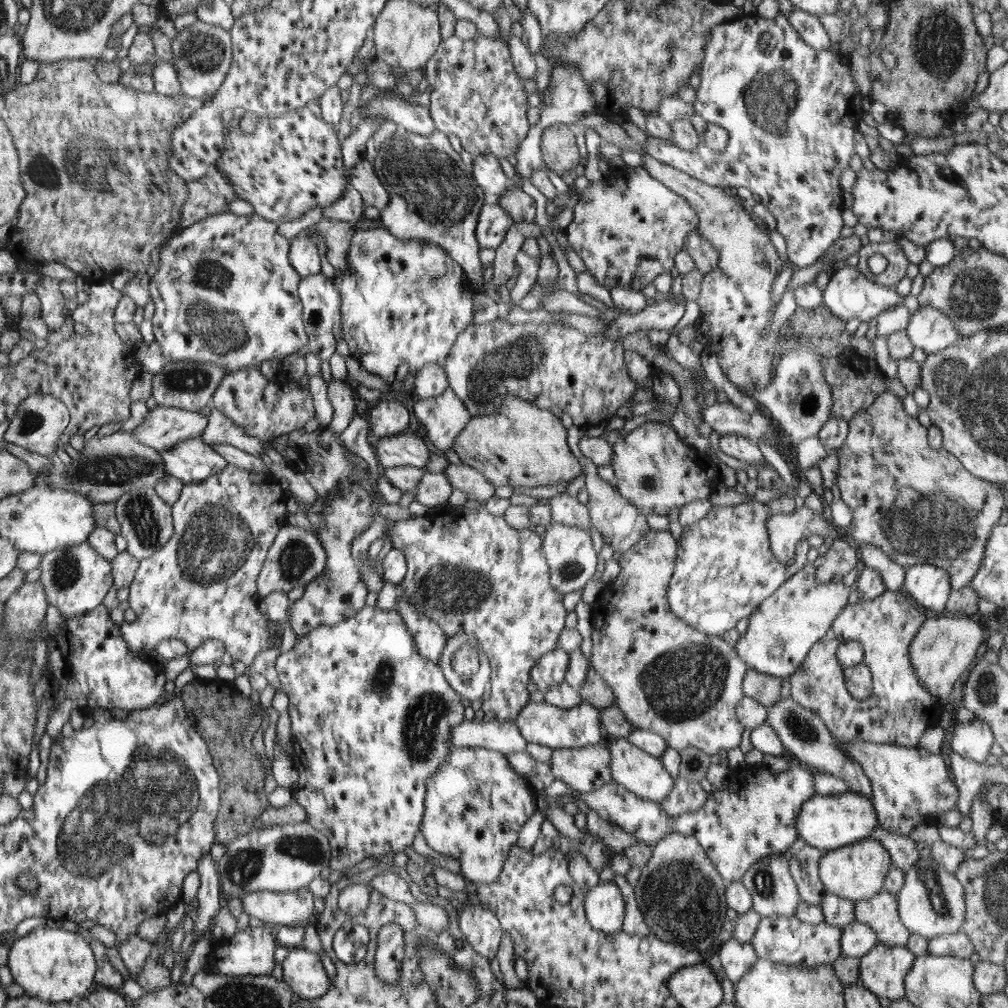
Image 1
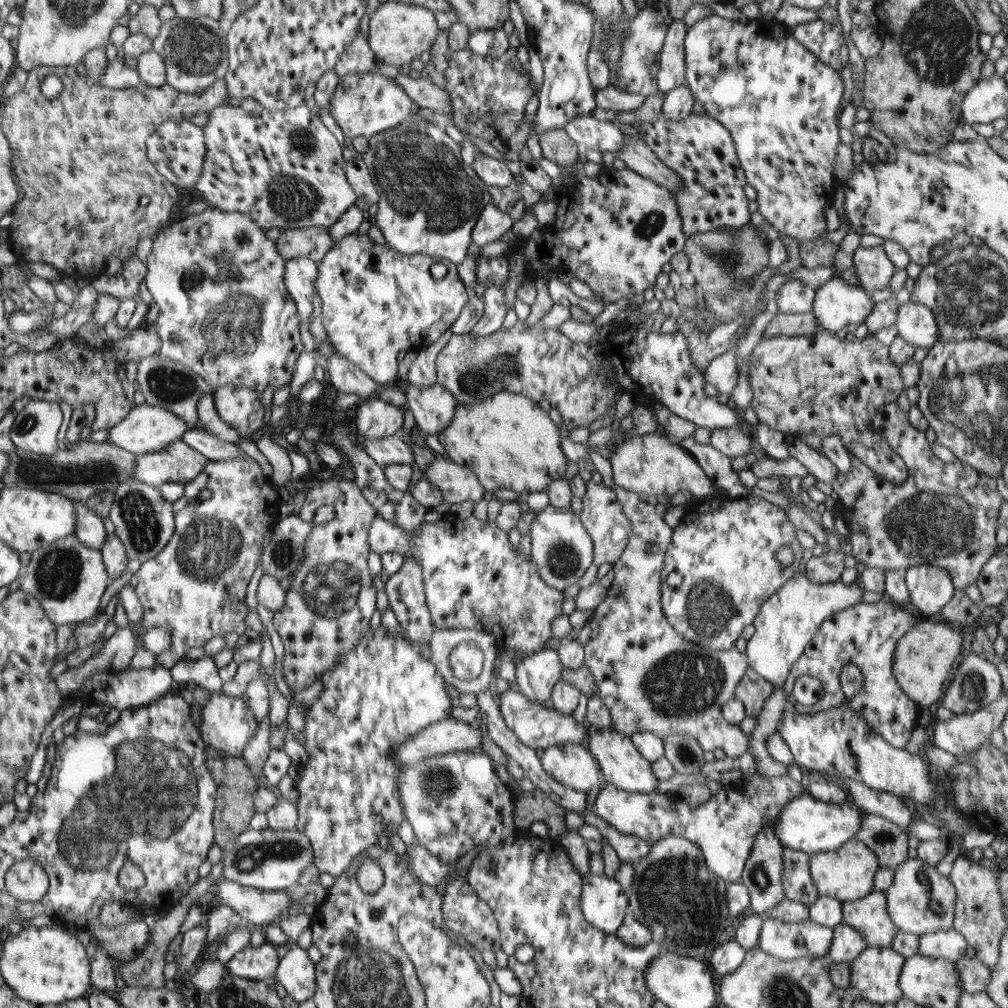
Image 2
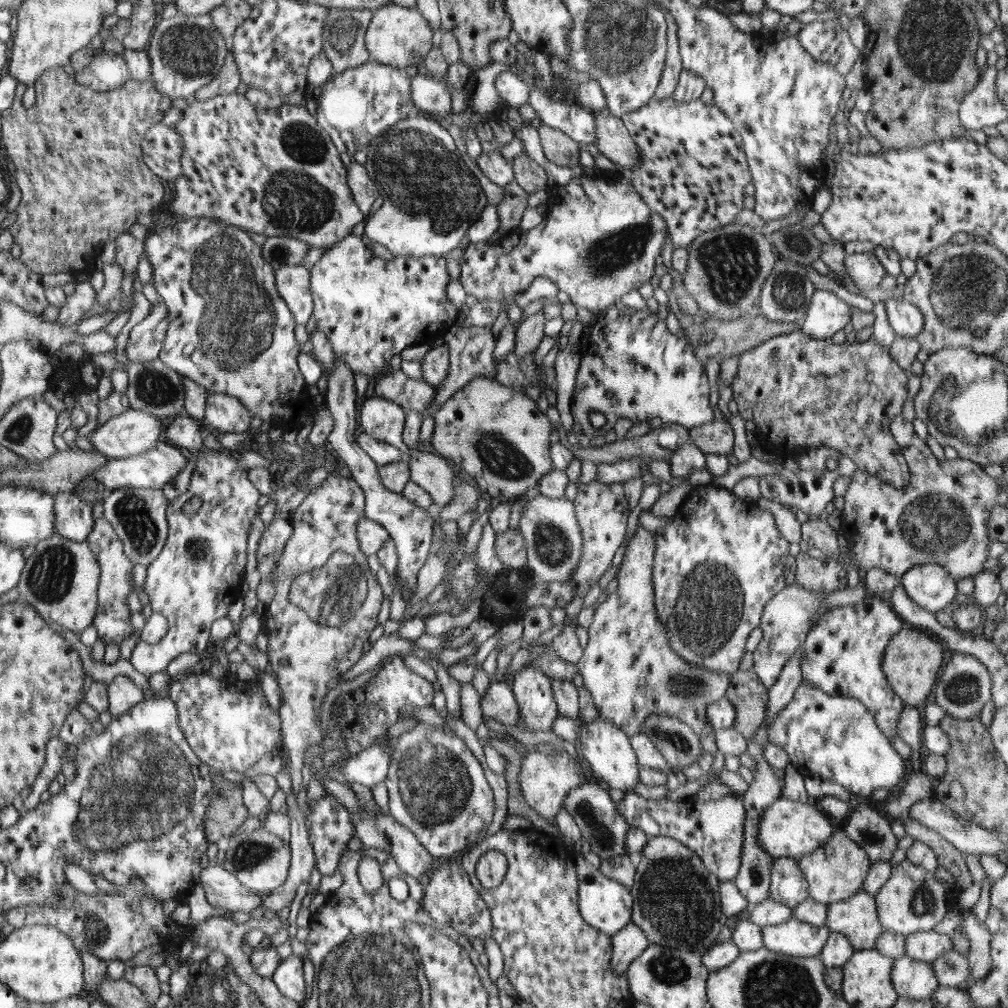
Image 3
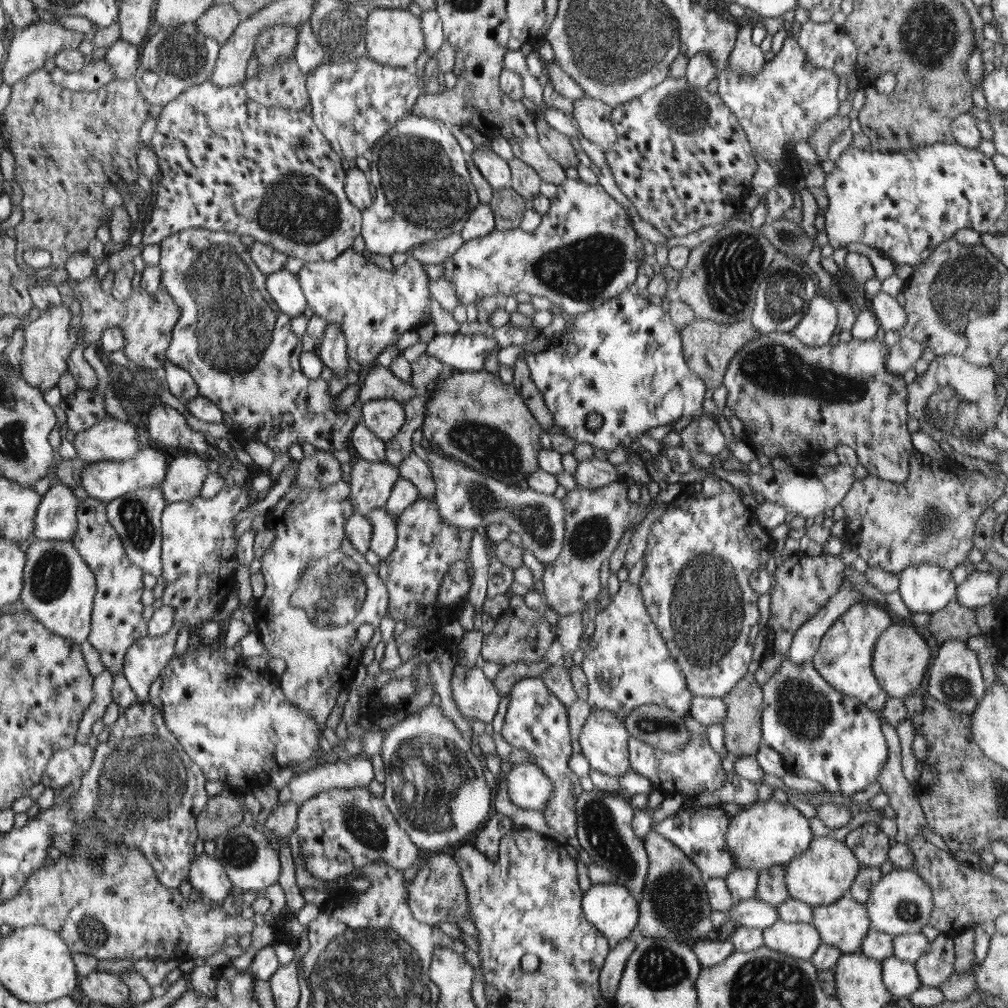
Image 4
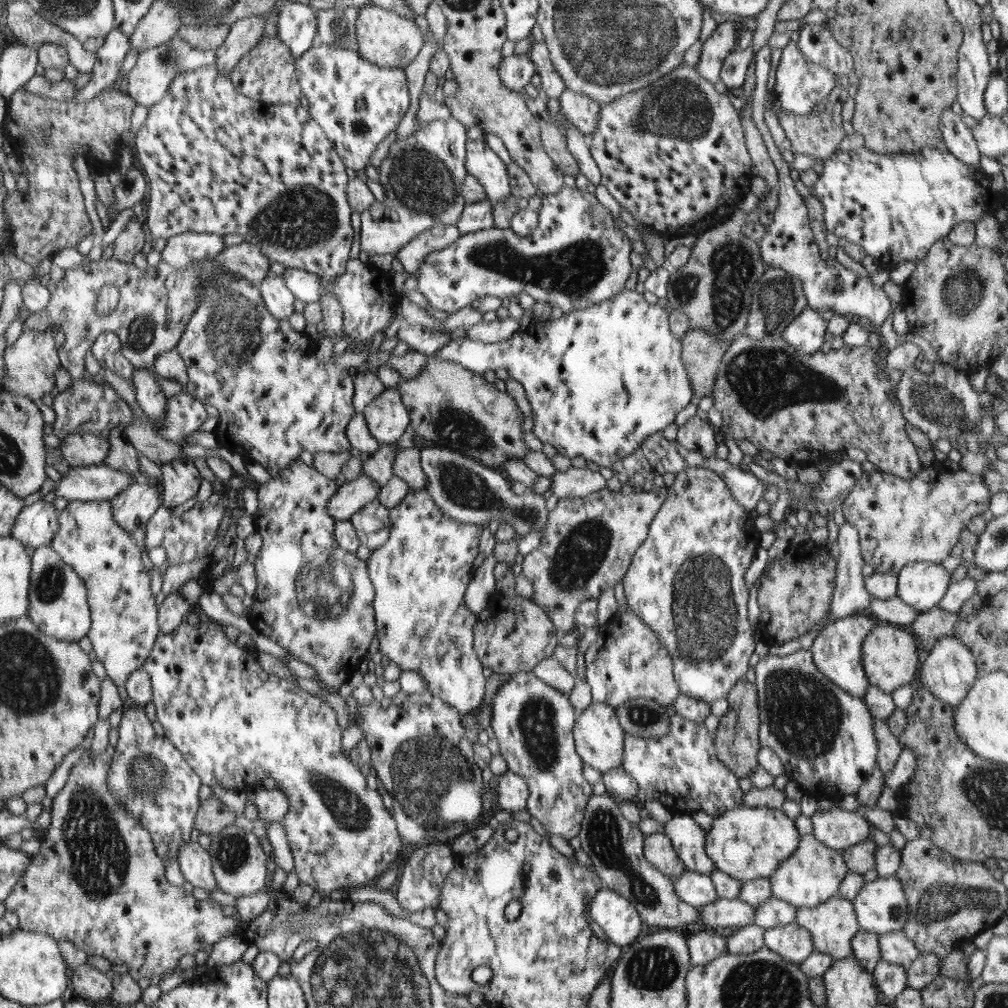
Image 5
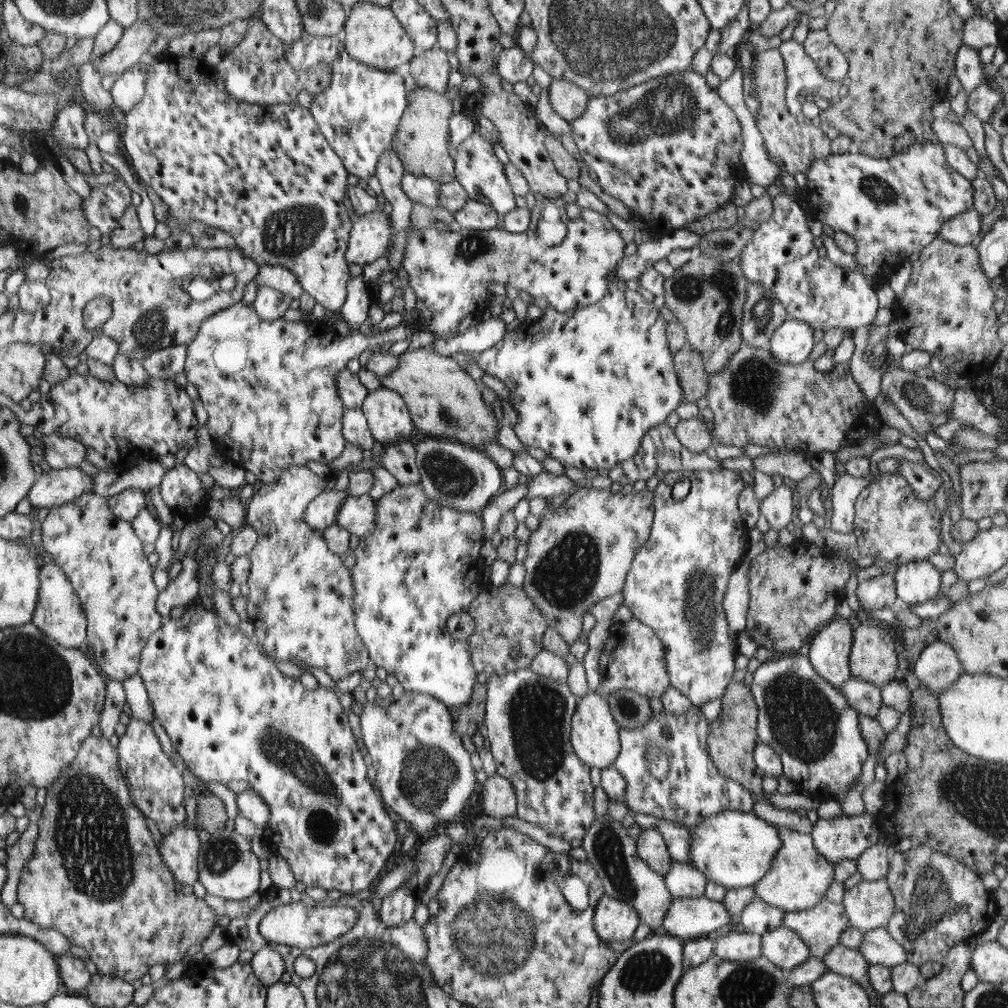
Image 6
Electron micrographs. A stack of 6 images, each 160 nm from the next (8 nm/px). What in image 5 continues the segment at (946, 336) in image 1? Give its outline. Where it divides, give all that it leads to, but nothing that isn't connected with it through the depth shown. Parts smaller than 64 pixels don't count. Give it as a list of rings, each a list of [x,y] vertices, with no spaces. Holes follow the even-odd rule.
[[[766,44],[762,46],[755,55],[756,64],[756,88],[752,100],[752,118],[763,137],[770,159],[777,168],[779,174],[779,194],[778,206],[773,214],[773,222],[767,232],[760,240],[760,254],[764,261],[765,268],[783,268],[793,277],[798,277],[803,282],[807,306],[823,314],[826,310],[832,309],[836,315],[845,316],[852,321],[860,318],[867,318],[874,325],[882,325],[886,318],[893,312],[892,303],[888,296],[878,285],[875,285],[869,277],[859,276],[858,273],[850,271],[835,262],[825,263],[820,259],[820,251],[812,229],[810,229],[807,207],[808,203],[800,196],[794,187],[794,180],[790,177],[788,156],[780,153],[774,144],[771,133],[764,121],[764,112],[767,97],[768,74],[771,70],[771,51],[772,48]]]

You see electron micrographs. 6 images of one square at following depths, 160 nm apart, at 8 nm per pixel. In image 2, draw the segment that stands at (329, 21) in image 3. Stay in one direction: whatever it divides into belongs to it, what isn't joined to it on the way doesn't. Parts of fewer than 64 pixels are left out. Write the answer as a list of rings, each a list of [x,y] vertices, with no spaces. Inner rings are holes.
[[[357,32],[352,44],[341,54],[334,70],[336,75],[342,78],[347,75],[364,75],[372,72],[377,67],[374,52],[369,47],[369,42],[362,32]]]

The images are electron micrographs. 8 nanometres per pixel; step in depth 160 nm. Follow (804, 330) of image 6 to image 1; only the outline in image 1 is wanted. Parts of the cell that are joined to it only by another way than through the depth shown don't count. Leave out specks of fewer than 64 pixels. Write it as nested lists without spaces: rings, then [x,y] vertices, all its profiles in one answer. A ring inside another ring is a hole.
[[[845,266],[835,271],[823,290],[823,303],[834,316],[845,321],[858,318],[862,322],[869,322],[885,310],[903,304],[904,298],[904,295],[895,291],[895,287],[887,287],[869,279],[858,266]]]

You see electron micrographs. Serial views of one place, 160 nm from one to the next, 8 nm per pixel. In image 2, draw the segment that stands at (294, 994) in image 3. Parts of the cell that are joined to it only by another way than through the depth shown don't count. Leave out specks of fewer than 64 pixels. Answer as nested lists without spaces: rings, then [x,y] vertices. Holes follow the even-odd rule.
[[[298,944],[291,945],[288,952],[280,961],[279,969],[274,976],[296,1002],[301,1004],[309,1003],[317,989],[317,968],[315,963],[308,957],[307,950],[302,949]]]

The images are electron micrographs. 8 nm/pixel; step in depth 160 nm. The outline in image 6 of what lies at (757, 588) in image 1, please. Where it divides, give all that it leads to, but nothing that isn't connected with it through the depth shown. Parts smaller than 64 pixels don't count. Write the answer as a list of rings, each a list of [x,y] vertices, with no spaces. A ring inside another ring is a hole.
[[[721,468],[720,470],[679,470],[679,472],[667,473],[660,480],[659,485],[653,491],[654,495],[654,516],[653,525],[649,539],[644,543],[644,548],[638,550],[636,558],[634,558],[630,572],[628,572],[627,582],[623,588],[625,604],[632,611],[632,615],[641,624],[648,626],[663,642],[665,648],[665,660],[667,673],[670,677],[670,687],[676,688],[680,694],[686,696],[695,706],[721,700],[726,688],[733,682],[732,674],[734,674],[734,664],[736,664],[736,656],[739,653],[737,637],[736,639],[730,636],[728,630],[728,620],[726,620],[726,612],[724,612],[724,593],[728,589],[728,581],[730,577],[740,566],[741,558],[745,555],[749,548],[749,531],[745,520],[742,518],[739,506],[737,505],[738,497],[744,490],[745,484],[738,472],[729,469]],[[684,478],[691,480],[691,489],[684,499],[674,500],[672,497],[672,487],[676,486],[676,482],[682,481]]]

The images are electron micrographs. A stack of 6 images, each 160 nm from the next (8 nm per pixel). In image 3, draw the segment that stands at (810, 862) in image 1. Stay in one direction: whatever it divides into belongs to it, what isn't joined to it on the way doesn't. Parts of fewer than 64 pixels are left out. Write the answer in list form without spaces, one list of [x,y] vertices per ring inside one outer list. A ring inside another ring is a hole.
[[[775,859],[771,870],[769,896],[790,908],[802,904],[809,897],[808,881],[797,859]]]

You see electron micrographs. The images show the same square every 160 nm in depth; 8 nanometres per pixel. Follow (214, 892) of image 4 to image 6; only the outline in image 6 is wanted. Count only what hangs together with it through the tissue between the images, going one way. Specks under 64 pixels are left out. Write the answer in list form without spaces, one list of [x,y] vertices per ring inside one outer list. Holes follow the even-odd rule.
[[[174,827],[172,833],[162,835],[160,854],[169,869],[182,884],[193,885],[200,877],[200,840],[197,828]]]

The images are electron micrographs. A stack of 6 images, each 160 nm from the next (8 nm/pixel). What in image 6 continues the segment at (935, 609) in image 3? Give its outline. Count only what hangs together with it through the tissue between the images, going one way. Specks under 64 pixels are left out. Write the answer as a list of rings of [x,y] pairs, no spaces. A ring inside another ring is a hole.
[[[908,562],[896,570],[895,588],[899,605],[918,605],[934,599],[941,590],[942,573],[930,562]]]

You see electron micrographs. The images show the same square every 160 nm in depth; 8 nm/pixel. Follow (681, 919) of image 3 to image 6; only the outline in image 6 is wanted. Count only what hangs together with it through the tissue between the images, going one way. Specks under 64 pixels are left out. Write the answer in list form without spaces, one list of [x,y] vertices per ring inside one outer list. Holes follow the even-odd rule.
[[[644,828],[641,834],[638,835],[636,844],[638,856],[654,872],[664,876],[670,870],[674,860],[670,856],[664,838],[662,838],[658,829]]]

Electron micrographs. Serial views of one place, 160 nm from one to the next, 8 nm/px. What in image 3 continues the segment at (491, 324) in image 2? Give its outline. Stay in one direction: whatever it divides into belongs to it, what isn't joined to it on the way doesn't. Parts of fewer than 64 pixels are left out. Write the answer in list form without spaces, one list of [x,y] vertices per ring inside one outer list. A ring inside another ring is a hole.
[[[452,326],[443,336],[443,340],[449,346],[450,368],[447,377],[442,384],[434,386],[437,390],[433,404],[427,408],[427,412],[420,412],[423,418],[428,415],[432,416],[457,390],[464,388],[474,377],[478,375],[493,378],[495,375],[495,366],[492,353],[496,348],[497,340],[492,335],[492,329],[487,326],[476,326],[474,328],[460,328]]]

